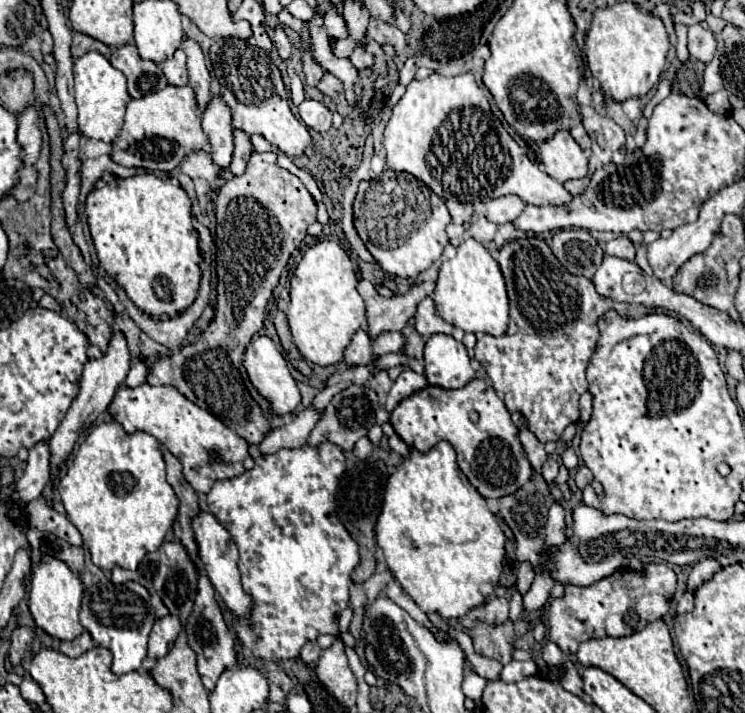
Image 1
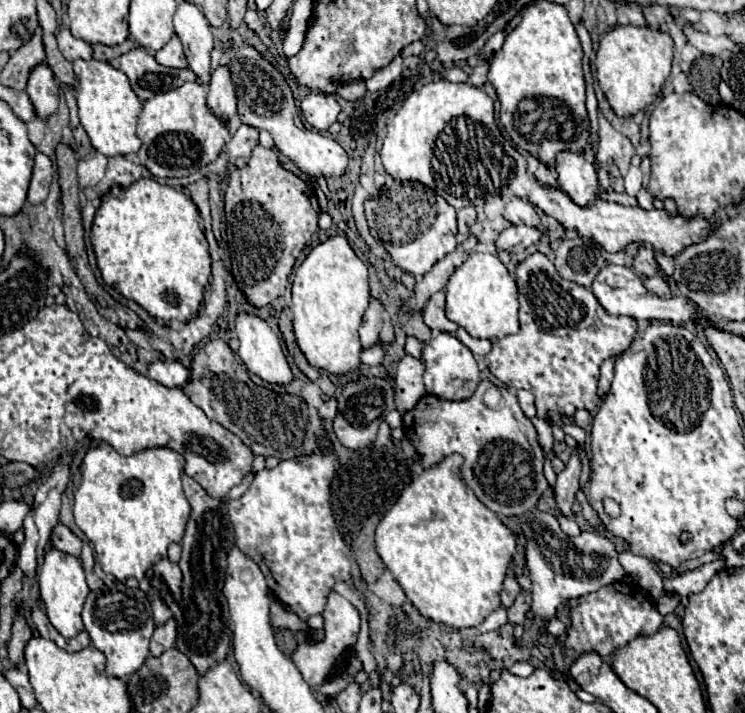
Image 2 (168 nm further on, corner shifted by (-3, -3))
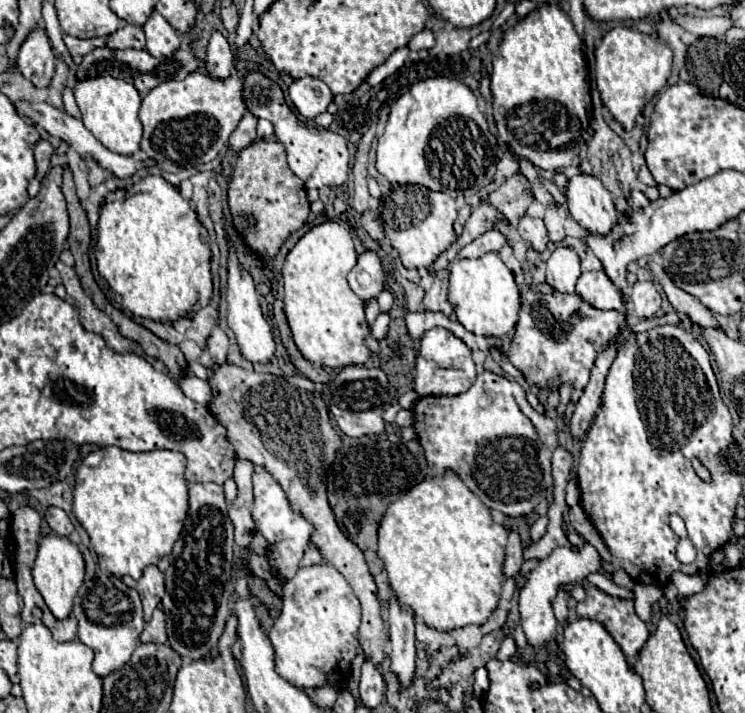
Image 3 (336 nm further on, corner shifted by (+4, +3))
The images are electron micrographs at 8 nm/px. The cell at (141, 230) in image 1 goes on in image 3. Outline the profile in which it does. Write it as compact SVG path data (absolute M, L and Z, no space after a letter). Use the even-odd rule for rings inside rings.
M146 176L126 190L124 200L104 202L100 208L94 256L100 276L106 278L110 288L122 296L122 306L134 316L150 318L156 322L174 322L190 312L194 304L206 306L212 296L210 278L210 248L206 244L206 230L198 222L196 212L180 196L178 188L162 176Z

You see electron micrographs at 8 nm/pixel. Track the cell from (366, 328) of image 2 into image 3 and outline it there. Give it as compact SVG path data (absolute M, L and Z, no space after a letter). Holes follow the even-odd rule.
M368 250L358 256L358 264L348 274L348 284L364 300L364 304L378 298L384 290L384 270L374 252Z

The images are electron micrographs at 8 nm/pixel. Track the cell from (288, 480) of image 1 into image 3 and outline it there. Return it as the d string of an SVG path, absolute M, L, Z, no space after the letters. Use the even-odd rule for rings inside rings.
M268 472L254 474L252 482L254 482L252 520L256 524L256 532L260 532L268 542L268 560L270 560L272 572L282 582L288 582L290 578L296 576L298 564L304 556L304 550L312 546L310 538L314 534L314 526L302 514L296 514L296 510L292 510L282 486Z

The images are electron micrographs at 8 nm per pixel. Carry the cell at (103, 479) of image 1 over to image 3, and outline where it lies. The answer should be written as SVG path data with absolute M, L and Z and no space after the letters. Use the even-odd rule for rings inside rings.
M104 446L84 456L76 468L72 512L88 532L102 570L138 580L146 566L172 552L188 512L184 468L186 456L172 450L128 452Z

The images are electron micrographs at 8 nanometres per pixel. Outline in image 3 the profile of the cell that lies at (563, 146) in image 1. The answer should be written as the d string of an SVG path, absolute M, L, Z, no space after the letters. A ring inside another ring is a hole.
M590 174L568 178L564 196L572 218L584 230L606 234L616 224L618 212L612 204L612 194L602 186L598 178L592 178Z

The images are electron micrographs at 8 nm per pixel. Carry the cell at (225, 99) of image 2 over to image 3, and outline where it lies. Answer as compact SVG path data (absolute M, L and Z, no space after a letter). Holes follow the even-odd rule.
M214 32L206 54L206 72L212 78L228 78L234 70L234 54L222 32Z

